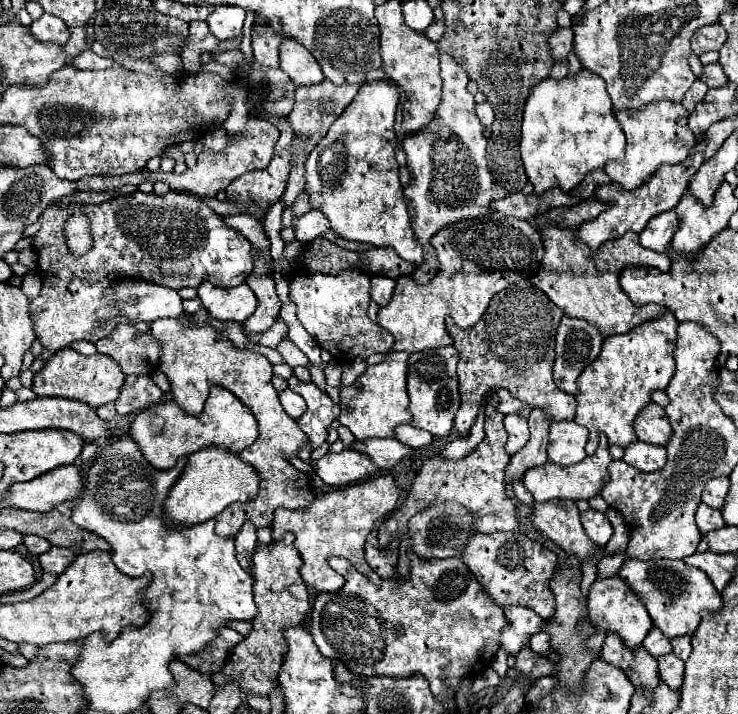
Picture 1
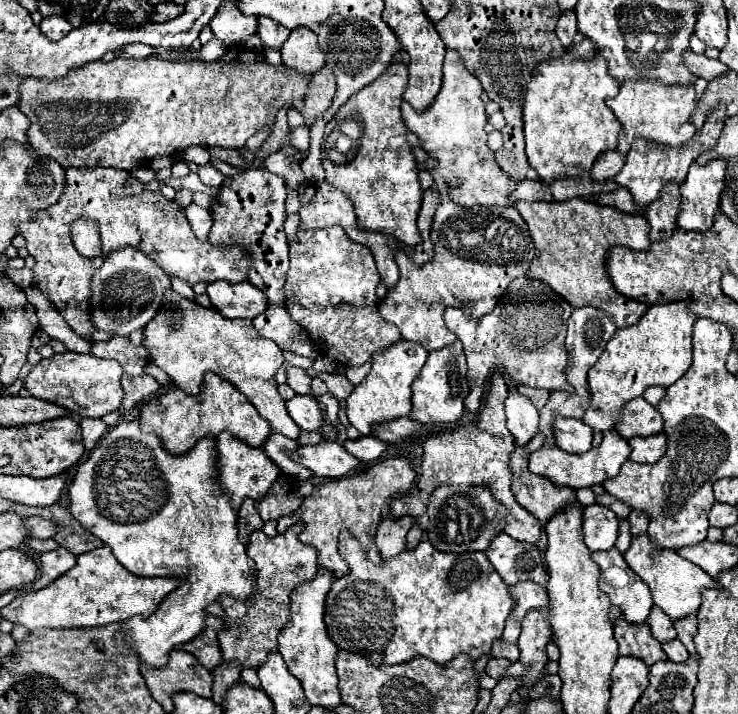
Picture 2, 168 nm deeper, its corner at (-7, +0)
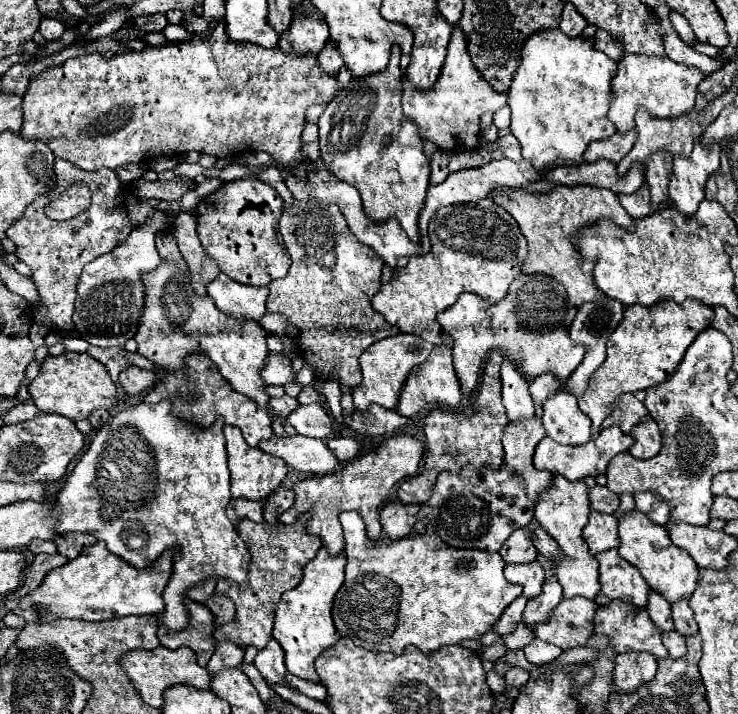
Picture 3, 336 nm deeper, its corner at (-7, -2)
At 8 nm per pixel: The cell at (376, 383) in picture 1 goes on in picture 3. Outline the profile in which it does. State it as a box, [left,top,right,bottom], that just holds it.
[352,333,434,411]

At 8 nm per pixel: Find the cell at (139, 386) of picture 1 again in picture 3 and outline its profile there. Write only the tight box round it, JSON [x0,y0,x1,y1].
[120,367,158,397]

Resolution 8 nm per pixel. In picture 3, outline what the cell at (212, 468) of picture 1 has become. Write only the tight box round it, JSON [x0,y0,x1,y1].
[224,425,286,501]

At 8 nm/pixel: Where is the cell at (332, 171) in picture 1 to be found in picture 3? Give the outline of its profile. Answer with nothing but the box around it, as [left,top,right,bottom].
[318,47,430,243]

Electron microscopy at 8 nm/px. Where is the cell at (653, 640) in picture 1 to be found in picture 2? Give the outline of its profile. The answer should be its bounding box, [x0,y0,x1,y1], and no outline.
[648,607,676,643]

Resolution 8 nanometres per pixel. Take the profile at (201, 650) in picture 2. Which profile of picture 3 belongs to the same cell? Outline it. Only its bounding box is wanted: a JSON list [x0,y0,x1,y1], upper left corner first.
[158,599,216,667]

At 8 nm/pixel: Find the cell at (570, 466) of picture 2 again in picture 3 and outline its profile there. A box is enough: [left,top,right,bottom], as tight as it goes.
[534,427,634,481]

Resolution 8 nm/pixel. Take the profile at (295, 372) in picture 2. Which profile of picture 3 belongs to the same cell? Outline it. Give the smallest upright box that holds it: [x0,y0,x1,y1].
[262,353,294,385]

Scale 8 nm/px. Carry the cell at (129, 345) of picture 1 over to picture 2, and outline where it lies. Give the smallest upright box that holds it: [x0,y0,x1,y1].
[90,335,150,375]

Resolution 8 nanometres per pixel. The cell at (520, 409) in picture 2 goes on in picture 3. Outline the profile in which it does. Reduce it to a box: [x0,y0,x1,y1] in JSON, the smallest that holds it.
[500,359,534,423]

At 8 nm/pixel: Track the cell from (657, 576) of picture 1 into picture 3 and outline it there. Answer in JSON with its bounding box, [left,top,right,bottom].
[618,511,700,603]

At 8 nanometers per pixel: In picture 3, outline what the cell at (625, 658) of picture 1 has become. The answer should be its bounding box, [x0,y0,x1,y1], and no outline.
[594,601,668,659]

